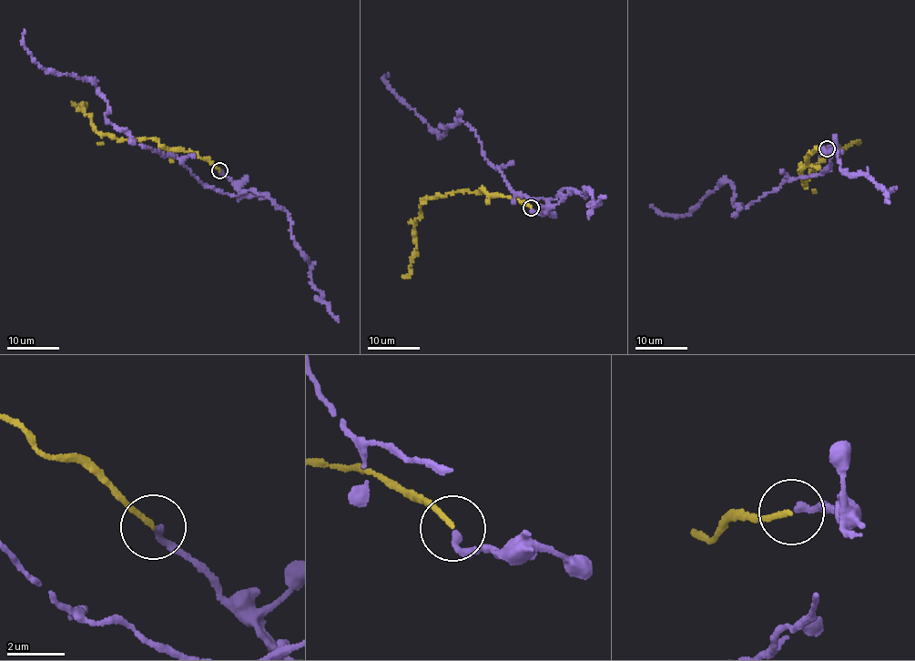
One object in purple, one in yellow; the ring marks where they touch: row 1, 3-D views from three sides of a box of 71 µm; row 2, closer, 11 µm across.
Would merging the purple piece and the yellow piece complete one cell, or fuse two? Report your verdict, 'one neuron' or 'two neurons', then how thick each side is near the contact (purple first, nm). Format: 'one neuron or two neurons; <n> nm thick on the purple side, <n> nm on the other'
one neuron; 220 nm thick on the purple side, 160 nm on the other

